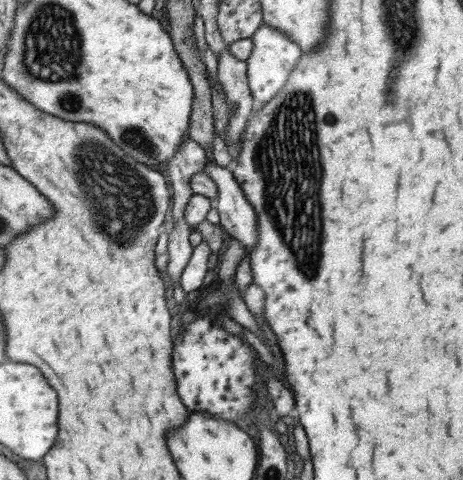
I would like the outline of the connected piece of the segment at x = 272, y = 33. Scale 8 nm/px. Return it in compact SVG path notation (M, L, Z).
M259 24L257 30L249 37L253 39L253 50L245 60L246 78L251 98L255 101L256 106L261 106L265 102L269 102L269 98L273 98L283 88L289 72L295 68L302 52L299 50L299 46L296 46L295 42L291 42L283 32L263 24Z

